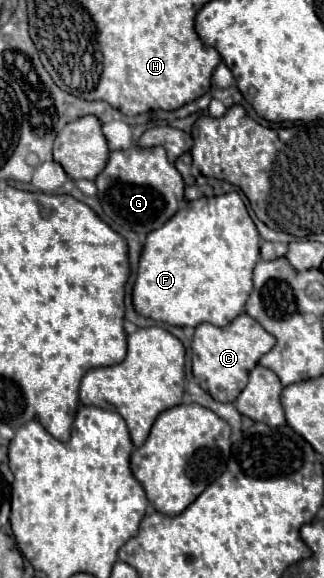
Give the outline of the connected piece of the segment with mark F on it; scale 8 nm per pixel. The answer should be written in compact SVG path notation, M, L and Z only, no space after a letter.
M233 191L219 197L201 197L189 201L161 229L155 229L147 235L133 287L135 311L143 317L177 327L197 327L199 323L225 327L245 309L245 301L253 289L253 267L257 265L257 259L259 231L251 221L239 193Z

